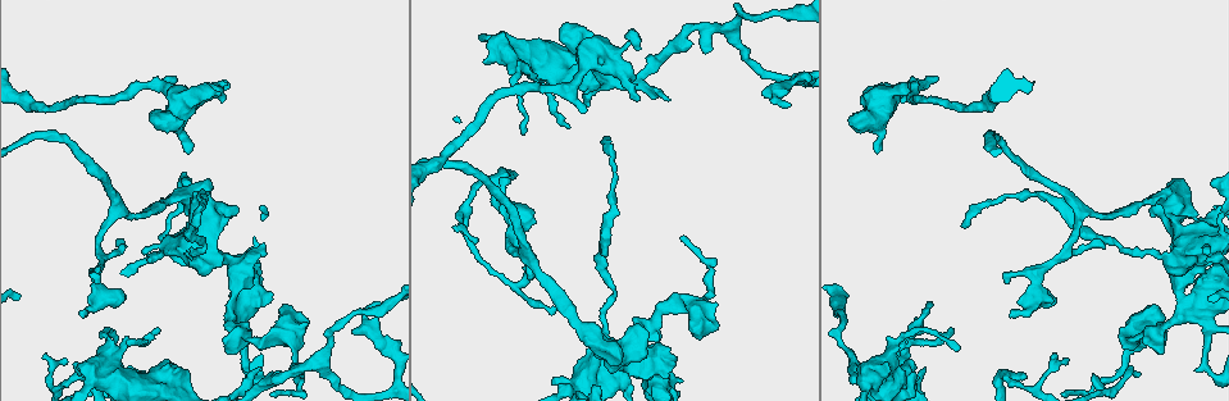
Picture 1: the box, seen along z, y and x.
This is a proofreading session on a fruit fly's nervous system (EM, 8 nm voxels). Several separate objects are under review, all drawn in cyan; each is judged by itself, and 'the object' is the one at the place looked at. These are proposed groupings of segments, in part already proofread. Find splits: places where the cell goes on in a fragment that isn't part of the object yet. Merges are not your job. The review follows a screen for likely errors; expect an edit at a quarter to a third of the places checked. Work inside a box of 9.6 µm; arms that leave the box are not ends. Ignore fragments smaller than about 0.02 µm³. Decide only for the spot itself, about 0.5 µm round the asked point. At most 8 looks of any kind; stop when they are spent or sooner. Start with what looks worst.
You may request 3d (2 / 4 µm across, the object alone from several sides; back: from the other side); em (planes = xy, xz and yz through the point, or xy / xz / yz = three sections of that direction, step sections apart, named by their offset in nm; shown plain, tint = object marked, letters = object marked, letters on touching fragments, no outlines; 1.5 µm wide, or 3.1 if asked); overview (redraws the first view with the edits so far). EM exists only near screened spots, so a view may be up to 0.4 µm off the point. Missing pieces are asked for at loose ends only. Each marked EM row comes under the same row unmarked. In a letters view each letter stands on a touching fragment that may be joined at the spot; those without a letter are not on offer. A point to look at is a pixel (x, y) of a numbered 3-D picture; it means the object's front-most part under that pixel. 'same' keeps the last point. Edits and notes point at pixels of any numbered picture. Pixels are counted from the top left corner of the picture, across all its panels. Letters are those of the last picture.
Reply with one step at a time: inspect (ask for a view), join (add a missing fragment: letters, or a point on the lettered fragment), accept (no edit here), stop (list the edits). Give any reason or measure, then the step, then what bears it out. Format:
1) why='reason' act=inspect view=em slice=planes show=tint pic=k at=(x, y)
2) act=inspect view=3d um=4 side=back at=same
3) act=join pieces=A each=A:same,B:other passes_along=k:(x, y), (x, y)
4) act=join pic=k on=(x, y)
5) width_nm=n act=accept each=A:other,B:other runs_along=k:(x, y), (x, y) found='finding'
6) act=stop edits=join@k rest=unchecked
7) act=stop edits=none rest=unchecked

why='an open end' act=inspect view=3d um=2 pic=1 at=(1024, 379)

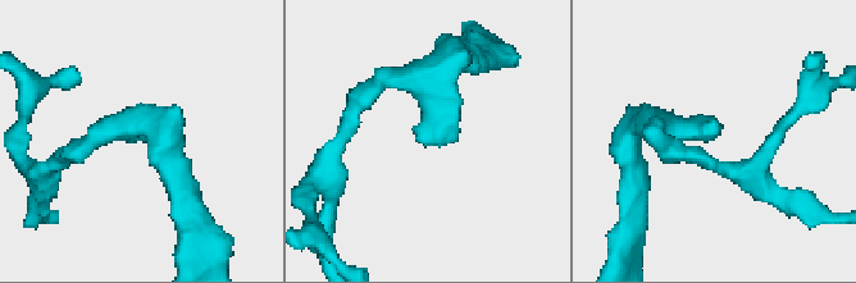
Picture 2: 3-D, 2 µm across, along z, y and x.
arm_widths_nm=170,190 why='now the EM' act=inspect view=em slice=planes show=letters pic=2 at=(719, 129)

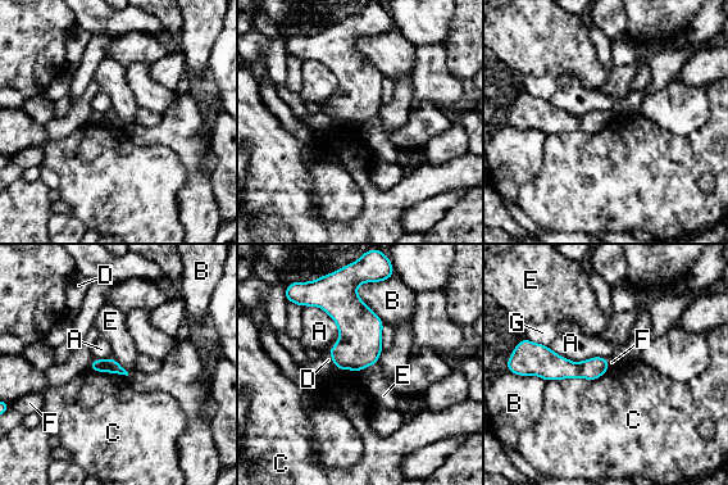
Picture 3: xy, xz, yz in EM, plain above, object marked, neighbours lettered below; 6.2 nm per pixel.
act=join pic=3 on=(326, 354) each=A:other,B:other,C:other,D:same,E:other,F:other,G:other passes_along=3:(360, 330), (331, 354), (326, 354) found='it goes on there'

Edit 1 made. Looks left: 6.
why='see it whole again' act=inspect view=overview

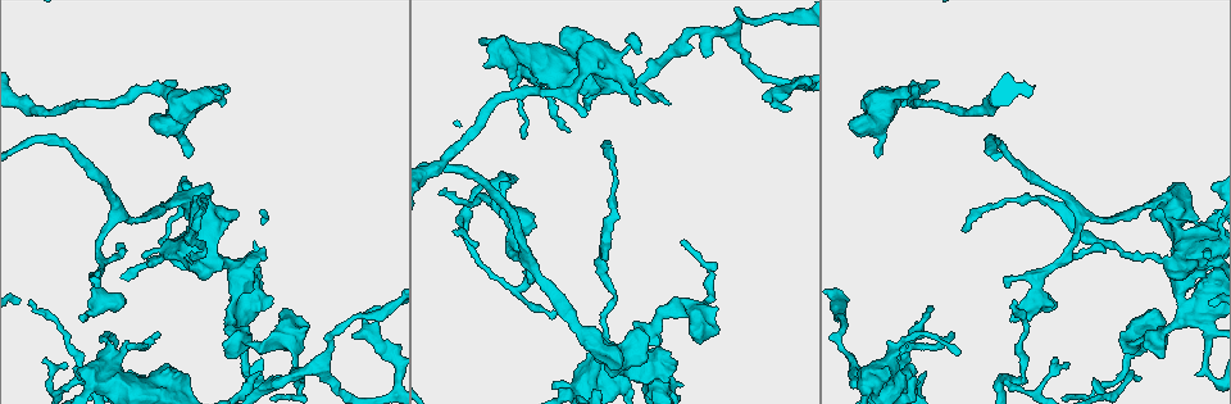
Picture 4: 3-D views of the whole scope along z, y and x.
why='an open end' act=inspect view=3d um=2 pic=4 at=(227, 91)

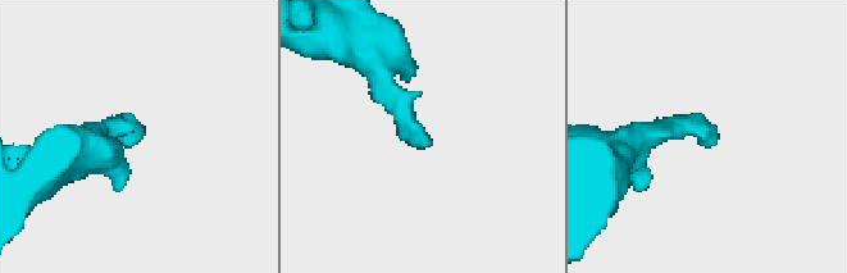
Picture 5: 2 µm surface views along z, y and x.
why='now the EM' act=inspect view=em slice=yz step=4 show=tint pic=5 at=(425, 134)

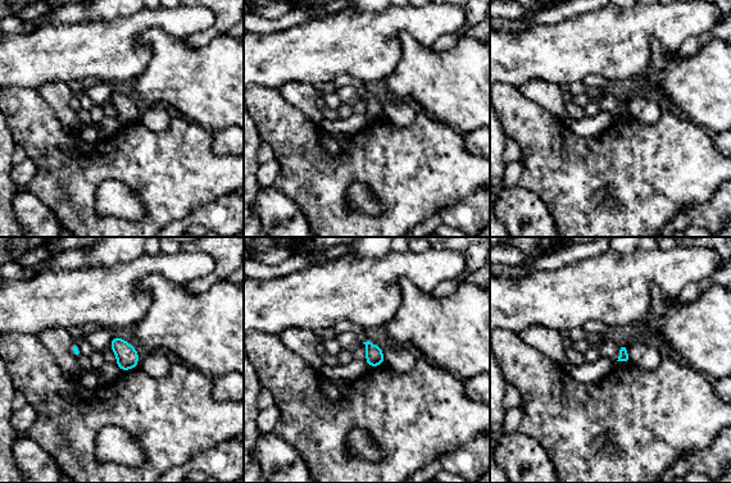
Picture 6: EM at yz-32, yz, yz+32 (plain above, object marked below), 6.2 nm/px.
why='another direction' act=inspect view=em slice=xz step=4 show=letters at=same

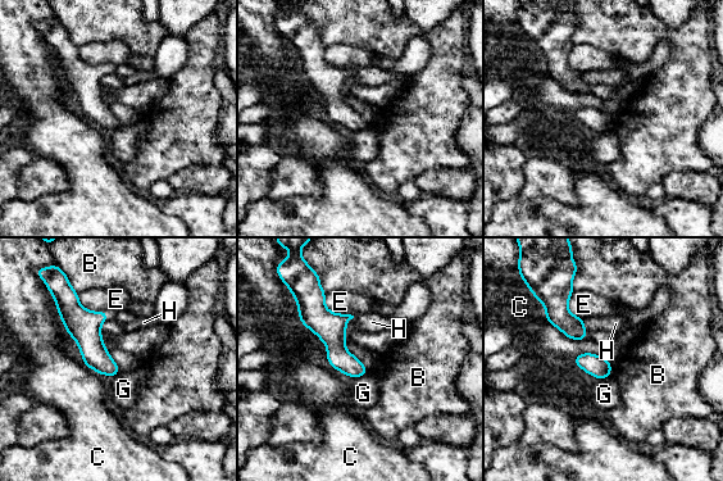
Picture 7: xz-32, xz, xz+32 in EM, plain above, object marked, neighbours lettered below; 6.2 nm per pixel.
width_nm=140 act=accept each=B:other,C:other,E:other,G:other,H:other border=7:(572, 278), (572, 287), (574, 290) found='none of them fits'

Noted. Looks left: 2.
act=inspect view=em slice=xz step=8 show=letters pic=4 at=(1178, 300)

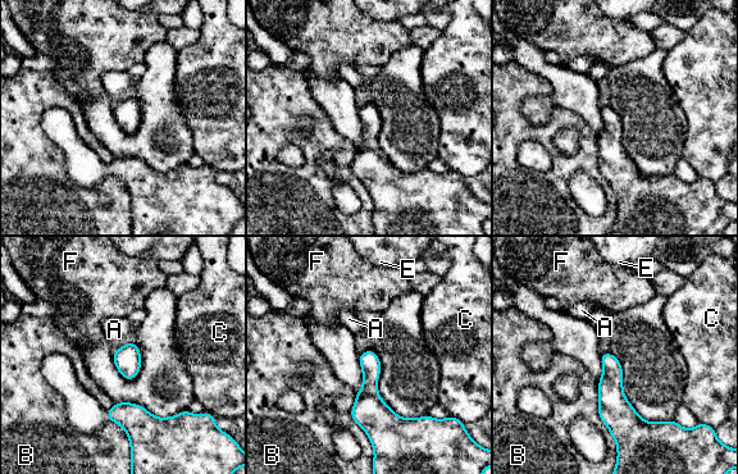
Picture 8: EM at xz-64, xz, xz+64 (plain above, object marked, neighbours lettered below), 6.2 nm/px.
act=inspect view=em slice=planes show=letters at=same

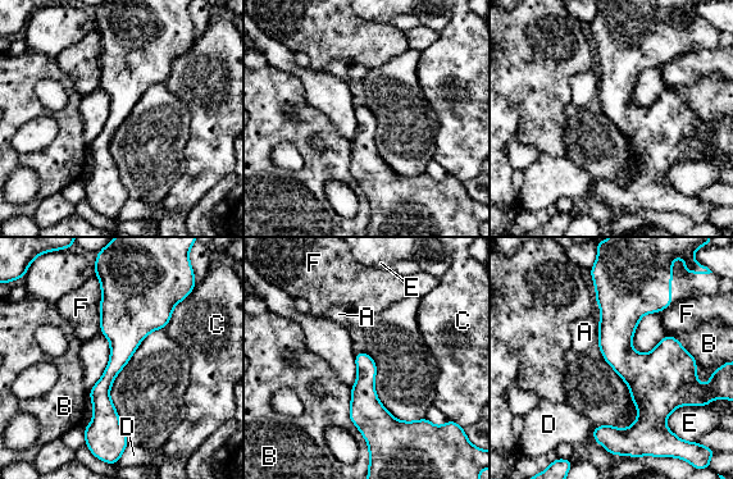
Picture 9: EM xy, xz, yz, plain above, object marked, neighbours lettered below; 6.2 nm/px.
act=accept each=A:other,B:other,C:other,D:other,E:other,F:other border=9:(599, 323), (599, 340), (596, 342) found='no lettered fragment goes on from it'

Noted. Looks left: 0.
act=stop edits=join@3 rest=unchecked

